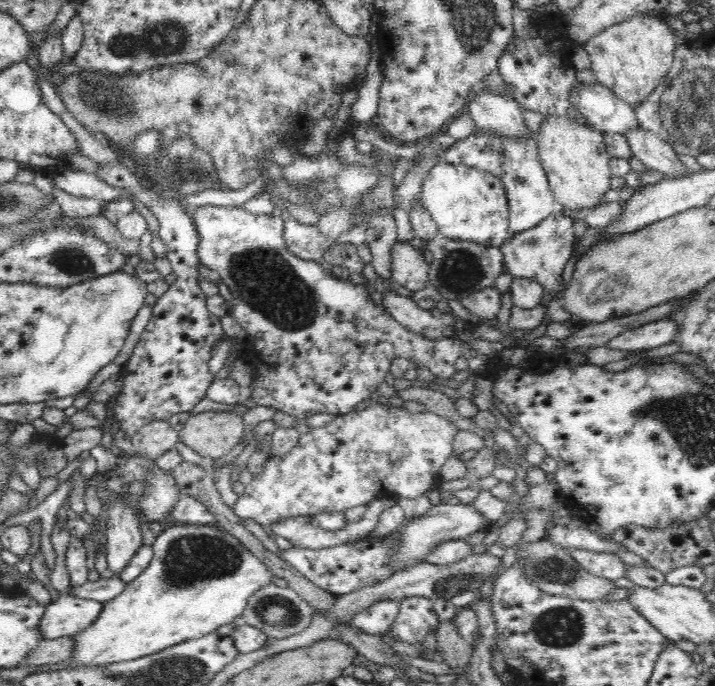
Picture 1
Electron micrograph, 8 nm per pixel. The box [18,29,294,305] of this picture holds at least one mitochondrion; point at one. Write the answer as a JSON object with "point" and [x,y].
{"point":[117,107]}

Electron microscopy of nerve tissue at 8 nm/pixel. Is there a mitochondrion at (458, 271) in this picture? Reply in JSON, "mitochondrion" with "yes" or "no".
{"mitochondrion":"yes"}

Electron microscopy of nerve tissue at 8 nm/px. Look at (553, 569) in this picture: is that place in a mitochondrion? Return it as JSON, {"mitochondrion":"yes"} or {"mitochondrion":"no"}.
{"mitochondrion":"yes"}

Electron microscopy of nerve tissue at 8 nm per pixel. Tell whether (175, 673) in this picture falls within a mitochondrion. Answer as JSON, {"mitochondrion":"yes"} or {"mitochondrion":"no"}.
{"mitochondrion":"yes"}

